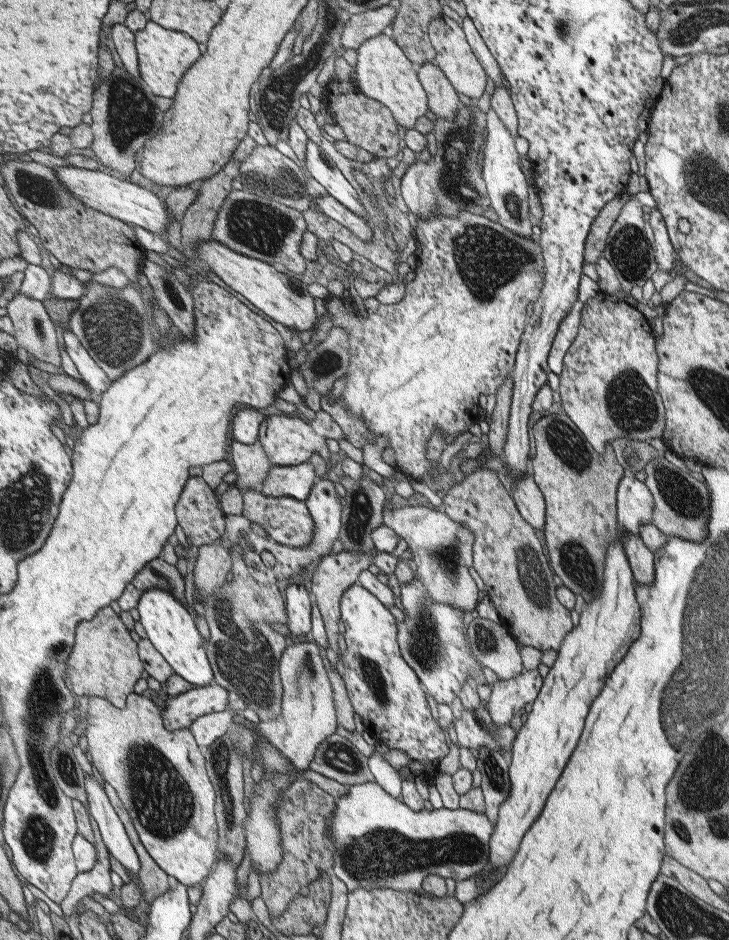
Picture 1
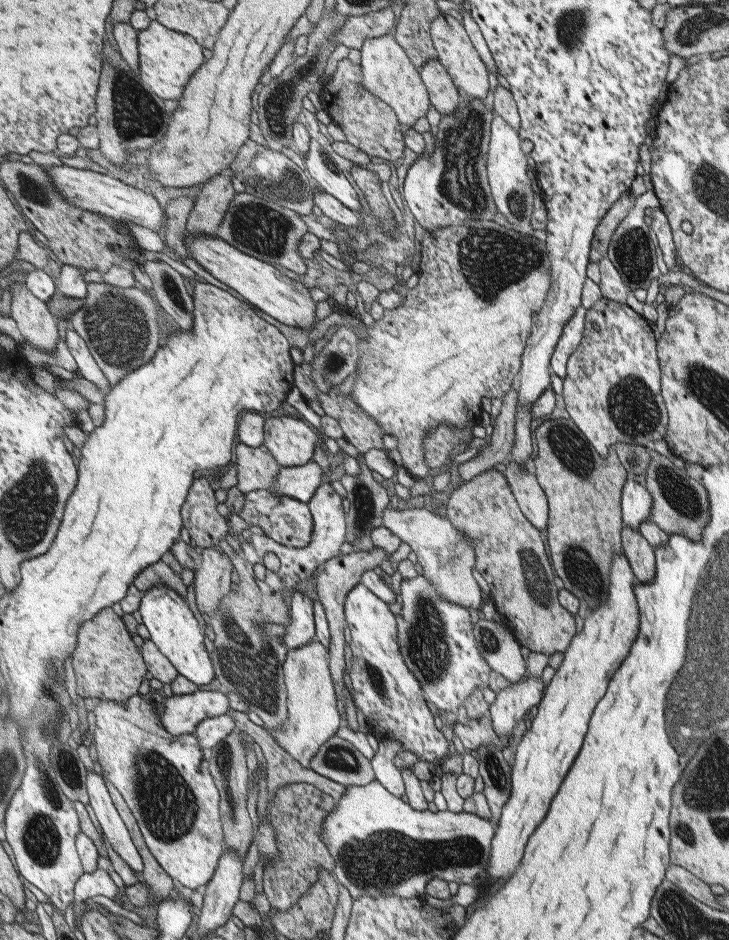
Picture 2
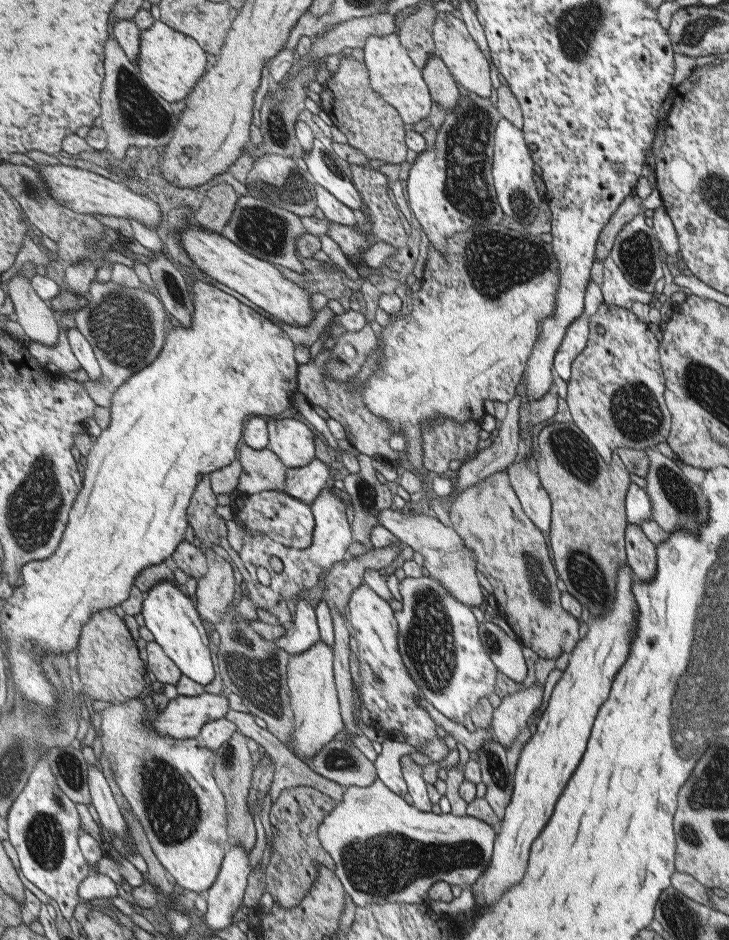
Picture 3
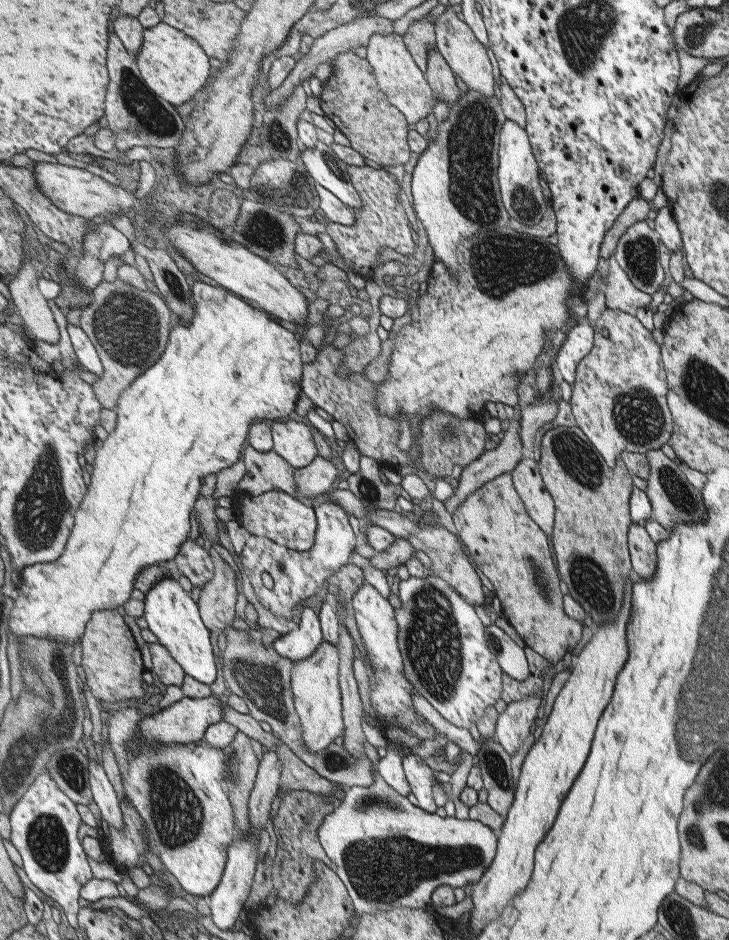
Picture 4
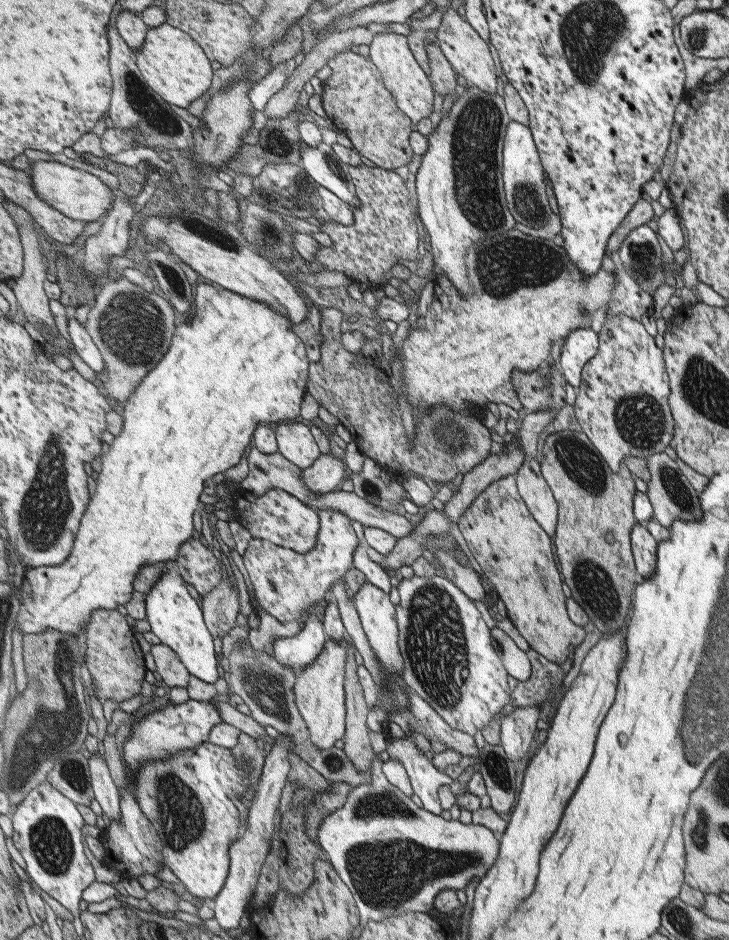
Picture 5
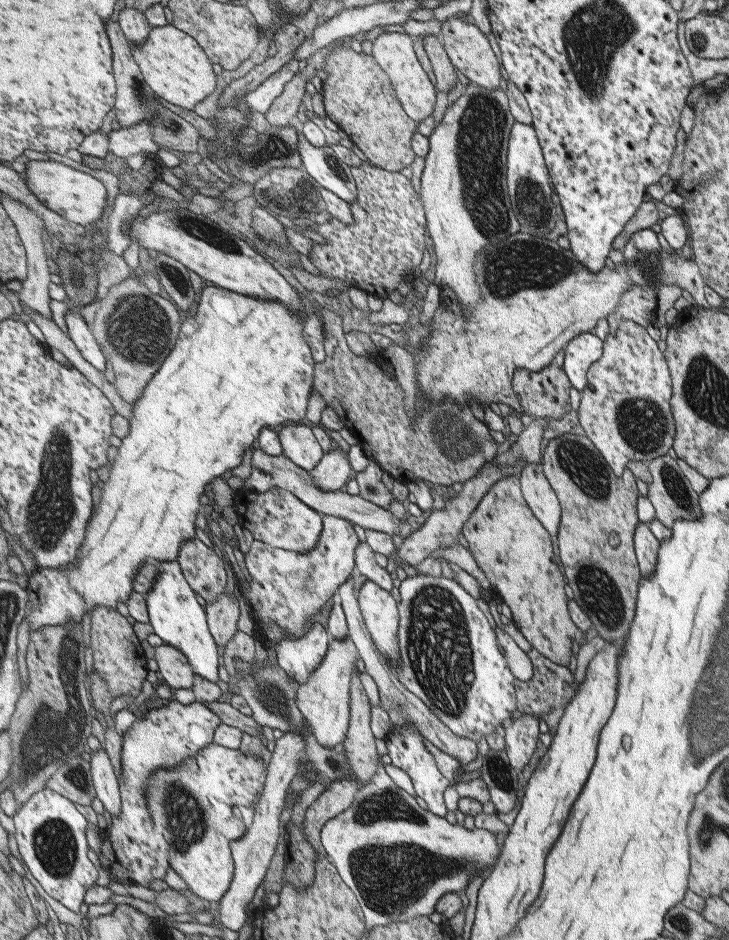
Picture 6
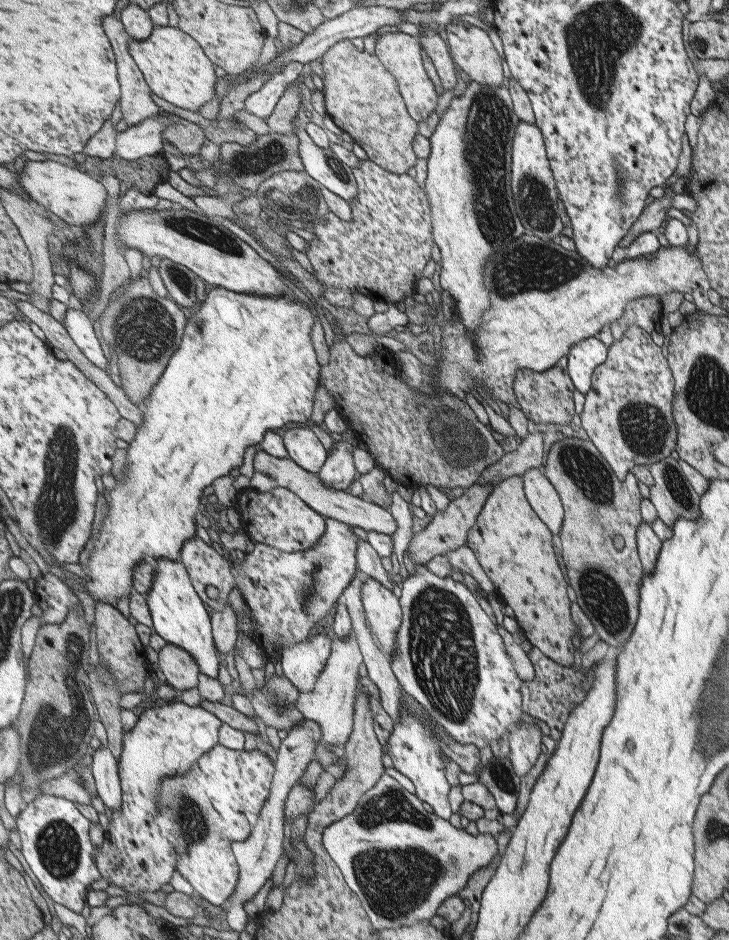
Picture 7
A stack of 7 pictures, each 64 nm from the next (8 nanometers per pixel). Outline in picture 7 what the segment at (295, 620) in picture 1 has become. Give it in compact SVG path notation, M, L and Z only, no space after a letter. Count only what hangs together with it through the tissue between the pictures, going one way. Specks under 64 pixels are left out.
M322 630L307 642L286 647L281 660L285 676L301 691L314 691L333 653L333 640Z

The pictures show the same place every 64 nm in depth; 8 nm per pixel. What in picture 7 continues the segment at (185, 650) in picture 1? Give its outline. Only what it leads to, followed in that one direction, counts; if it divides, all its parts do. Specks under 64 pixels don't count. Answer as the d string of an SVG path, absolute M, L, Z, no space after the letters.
M169 559L158 561L157 580L149 592L149 604L156 624L155 631L168 640L168 643L186 648L198 660L204 674L208 674L212 678L220 678L222 656L214 642L212 618L204 604L204 599L200 598L201 593L198 592L193 578L190 577L187 565L181 561Z

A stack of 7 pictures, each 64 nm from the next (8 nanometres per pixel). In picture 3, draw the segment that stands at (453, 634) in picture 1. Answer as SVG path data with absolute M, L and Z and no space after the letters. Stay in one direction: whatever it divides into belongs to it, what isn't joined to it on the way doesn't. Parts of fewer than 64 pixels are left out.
M422 576L407 577L399 582L402 609L398 610L397 619L400 625L401 656L409 672L414 672L414 681L422 689L422 696L433 704L449 719L464 724L464 716L470 708L476 708L479 700L494 696L498 688L498 668L490 660L488 652L482 645L478 633L478 622L470 610L470 605L456 600L438 580Z

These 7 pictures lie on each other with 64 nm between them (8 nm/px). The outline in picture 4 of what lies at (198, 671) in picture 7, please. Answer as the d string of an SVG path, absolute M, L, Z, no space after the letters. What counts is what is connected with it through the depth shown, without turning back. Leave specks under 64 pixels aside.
M161 643L150 644L153 656L153 670L165 685L174 684L182 688L186 683L186 668L174 658L174 654Z

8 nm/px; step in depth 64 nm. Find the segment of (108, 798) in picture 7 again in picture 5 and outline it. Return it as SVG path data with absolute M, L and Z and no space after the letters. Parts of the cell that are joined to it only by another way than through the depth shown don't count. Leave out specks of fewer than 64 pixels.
M93 755L90 758L91 772L96 792L96 798L100 802L105 814L112 820L122 820L122 795L121 789L112 777L110 764L106 756Z

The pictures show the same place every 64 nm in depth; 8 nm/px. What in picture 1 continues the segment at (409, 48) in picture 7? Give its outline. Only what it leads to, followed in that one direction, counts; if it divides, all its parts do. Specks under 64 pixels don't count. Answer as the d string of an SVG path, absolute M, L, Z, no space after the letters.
M382 33L365 41L356 49L356 53L358 63L354 82L360 92L390 108L398 124L407 129L414 129L416 120L428 110L428 94L422 90L416 70L412 68L412 62L404 55L400 46Z

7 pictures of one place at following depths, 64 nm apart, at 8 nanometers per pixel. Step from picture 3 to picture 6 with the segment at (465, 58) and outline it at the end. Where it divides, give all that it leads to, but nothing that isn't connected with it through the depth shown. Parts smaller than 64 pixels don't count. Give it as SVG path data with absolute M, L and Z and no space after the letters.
M452 17L442 23L439 39L451 61L453 68L460 70L472 83L487 90L497 90L500 87L500 64L490 46L490 38L486 37L474 24L463 22L459 17Z

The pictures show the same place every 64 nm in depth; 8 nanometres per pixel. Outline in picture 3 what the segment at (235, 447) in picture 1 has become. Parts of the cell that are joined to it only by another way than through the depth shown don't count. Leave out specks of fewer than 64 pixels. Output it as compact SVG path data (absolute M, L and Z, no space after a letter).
M242 444L239 459L244 464L239 489L248 495L266 491L287 491L289 466L270 447L258 450Z

